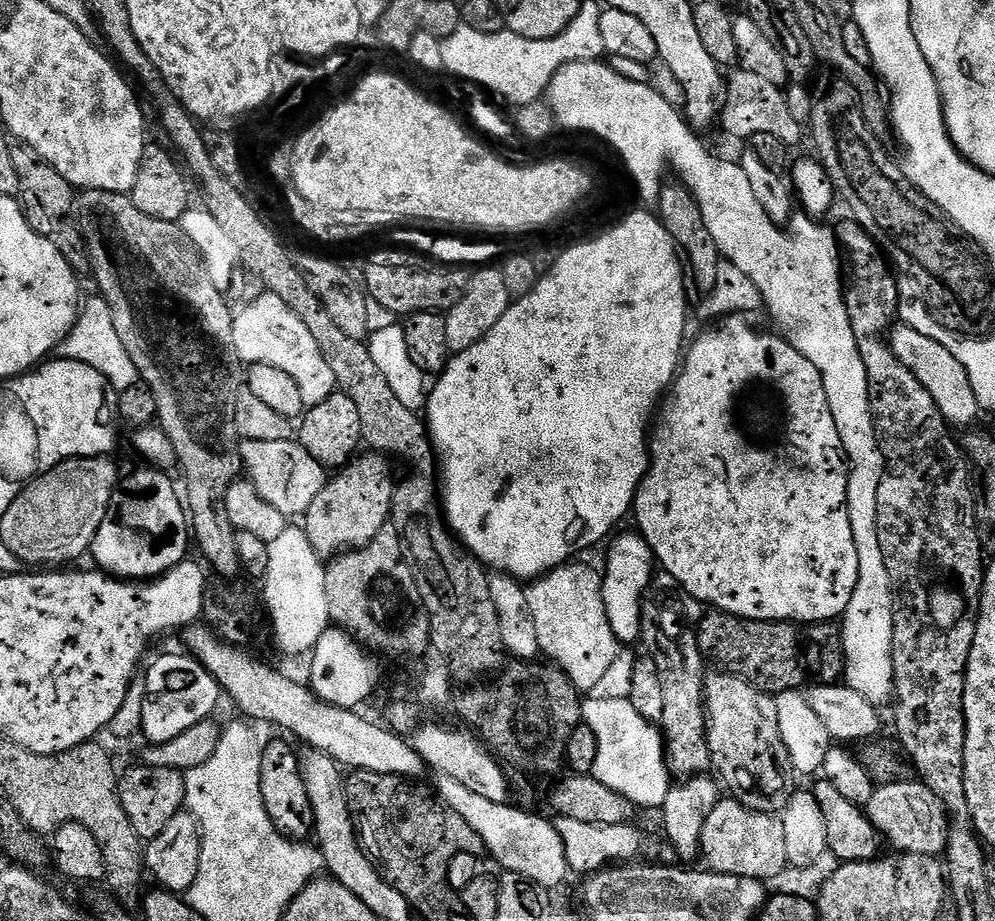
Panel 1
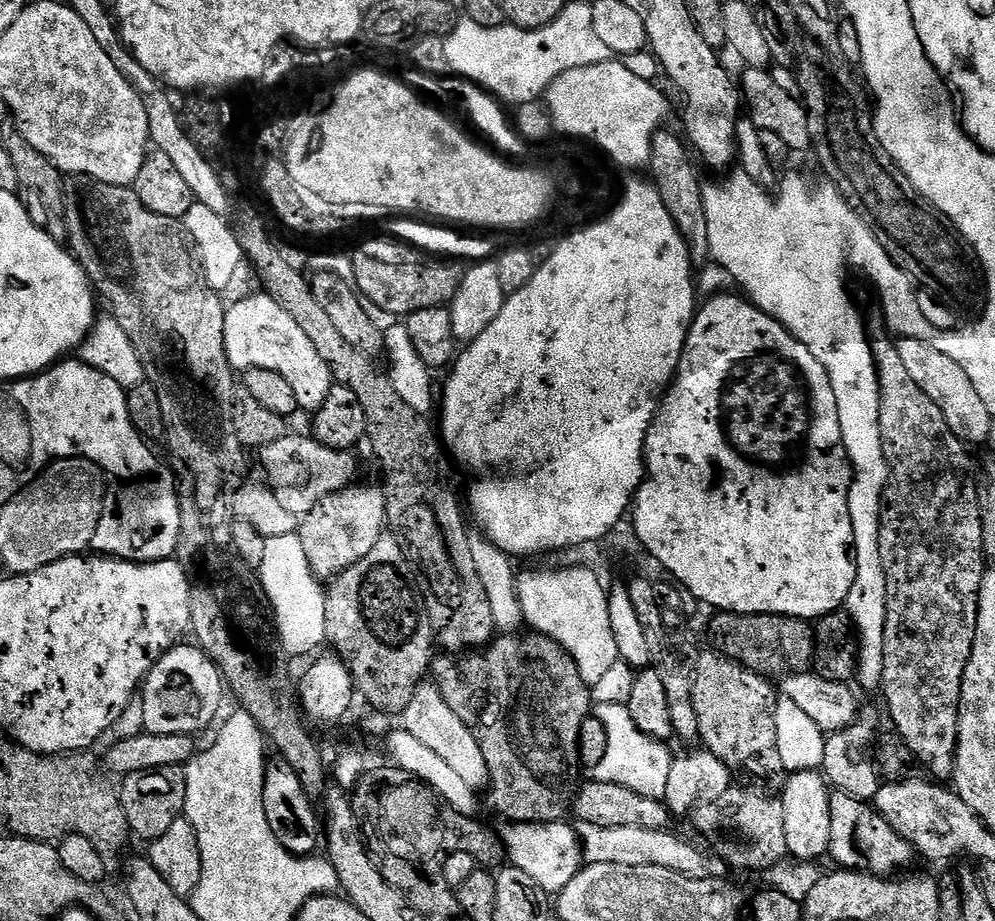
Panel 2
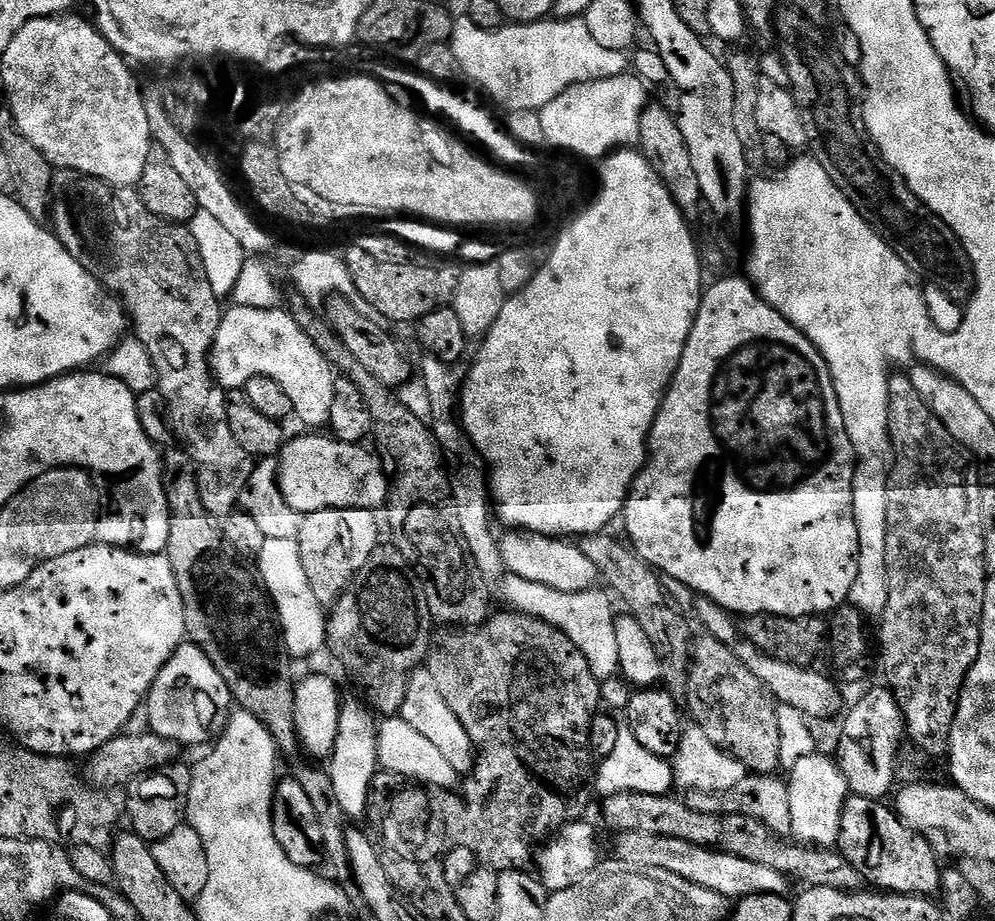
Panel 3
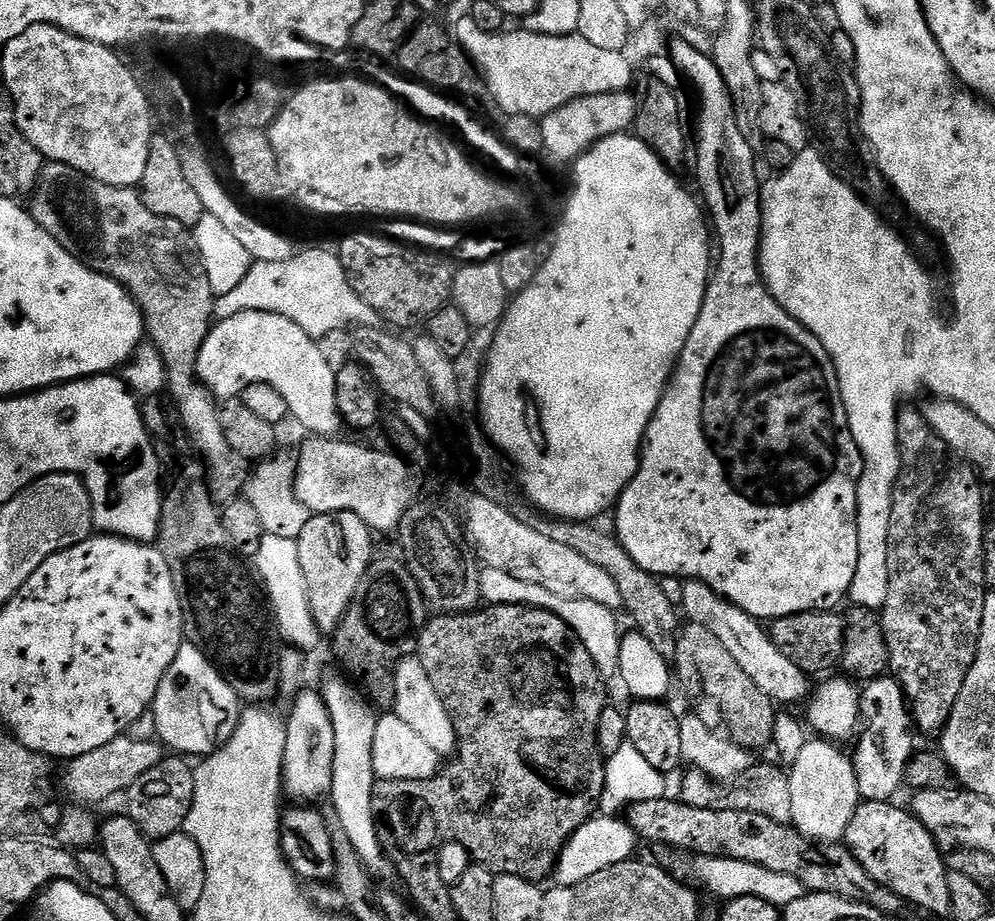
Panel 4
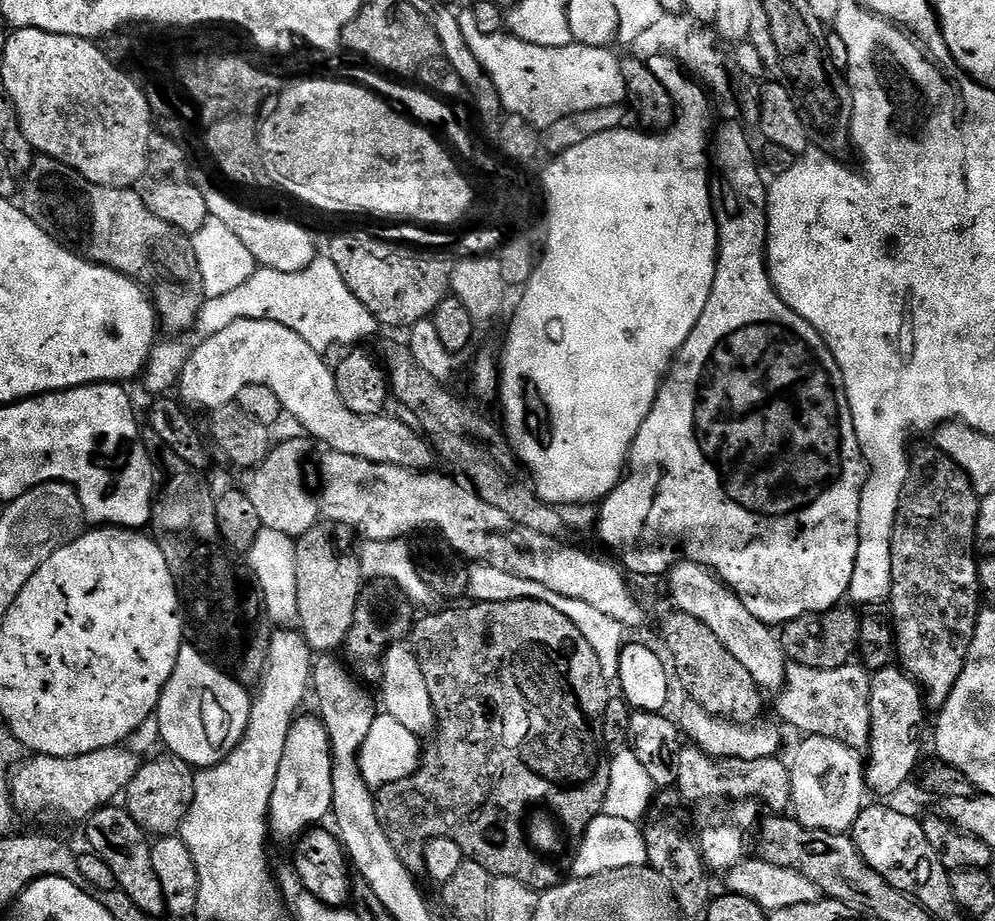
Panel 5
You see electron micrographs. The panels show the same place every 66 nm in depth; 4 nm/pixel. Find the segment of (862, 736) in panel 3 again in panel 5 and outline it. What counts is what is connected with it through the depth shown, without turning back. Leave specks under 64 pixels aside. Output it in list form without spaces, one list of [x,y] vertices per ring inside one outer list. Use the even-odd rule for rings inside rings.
[[[893,666],[883,668],[872,676],[870,686],[870,714],[872,715],[872,729],[870,742],[866,753],[866,767],[864,769],[864,783],[869,793],[877,792],[877,797],[892,796],[912,776],[916,763],[920,760],[920,727],[924,724],[924,694],[920,691],[916,681],[904,671],[903,667]]]

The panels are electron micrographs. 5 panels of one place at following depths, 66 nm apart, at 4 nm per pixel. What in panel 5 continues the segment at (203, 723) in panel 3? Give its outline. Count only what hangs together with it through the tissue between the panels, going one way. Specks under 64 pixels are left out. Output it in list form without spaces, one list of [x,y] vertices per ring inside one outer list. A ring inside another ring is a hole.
[[[195,646],[180,649],[174,674],[160,699],[160,739],[173,756],[182,758],[193,769],[203,770],[220,764],[244,737],[252,713],[249,689],[233,680]]]

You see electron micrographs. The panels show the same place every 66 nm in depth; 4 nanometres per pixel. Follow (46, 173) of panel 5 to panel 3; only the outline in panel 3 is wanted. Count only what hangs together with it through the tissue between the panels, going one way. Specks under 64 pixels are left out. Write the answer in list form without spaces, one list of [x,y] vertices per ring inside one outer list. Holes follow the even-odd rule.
[[[61,168],[53,175],[52,193],[50,203],[50,217],[52,216],[51,231],[62,242],[62,246],[69,252],[78,263],[87,270],[94,279],[102,285],[106,291],[112,293],[124,307],[124,311],[130,321],[131,331],[136,331],[135,339],[138,341],[139,347],[143,351],[148,352],[152,359],[152,365],[156,371],[156,388],[162,394],[166,405],[166,419],[171,435],[180,439],[182,447],[188,451],[188,456],[193,460],[194,471],[196,473],[196,482],[200,485],[201,493],[208,492],[232,492],[239,494],[246,486],[246,482],[250,478],[254,467],[253,457],[249,456],[246,450],[242,450],[242,446],[238,446],[238,438],[234,438],[234,430],[230,430],[230,422],[228,421],[228,405],[230,403],[225,389],[220,387],[219,380],[216,379],[212,365],[210,363],[210,353],[212,351],[212,343],[216,340],[218,334],[218,326],[222,315],[221,297],[214,294],[214,290],[210,286],[210,282],[204,273],[204,263],[200,261],[200,252],[196,249],[196,243],[192,237],[191,227],[185,226],[183,223],[175,220],[163,220],[158,218],[158,214],[150,214],[150,210],[146,210],[146,206],[142,202],[139,191],[135,187],[122,188],[115,184],[108,184],[105,180],[99,180],[93,176],[87,176],[81,172],[75,172],[69,168]]]

